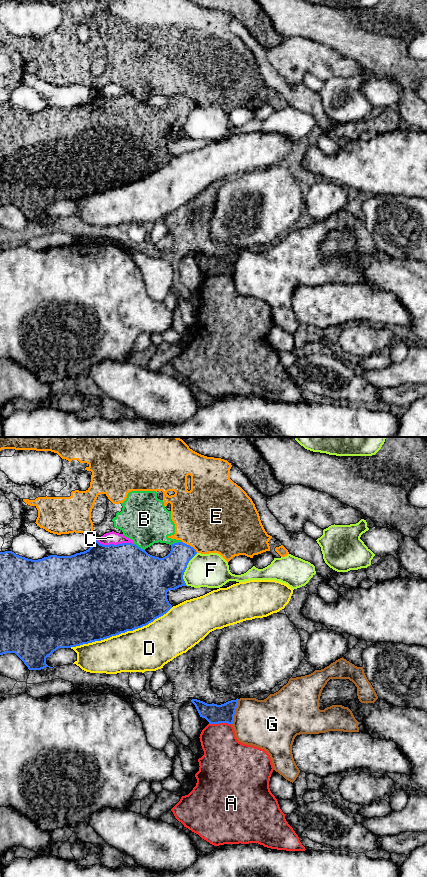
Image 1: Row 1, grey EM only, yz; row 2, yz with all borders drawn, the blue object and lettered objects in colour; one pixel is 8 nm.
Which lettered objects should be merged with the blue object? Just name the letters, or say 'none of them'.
none of them

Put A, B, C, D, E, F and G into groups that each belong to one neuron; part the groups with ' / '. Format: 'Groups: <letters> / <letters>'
Groups: A / B E / C / D / F / G

